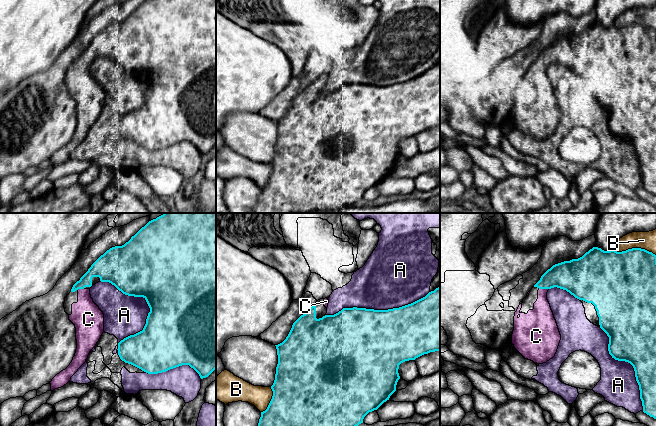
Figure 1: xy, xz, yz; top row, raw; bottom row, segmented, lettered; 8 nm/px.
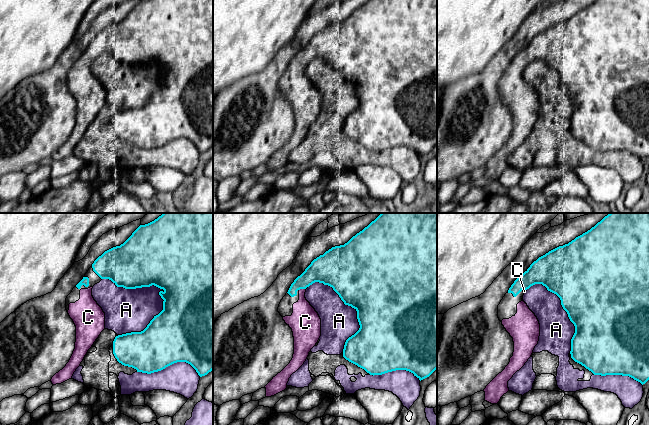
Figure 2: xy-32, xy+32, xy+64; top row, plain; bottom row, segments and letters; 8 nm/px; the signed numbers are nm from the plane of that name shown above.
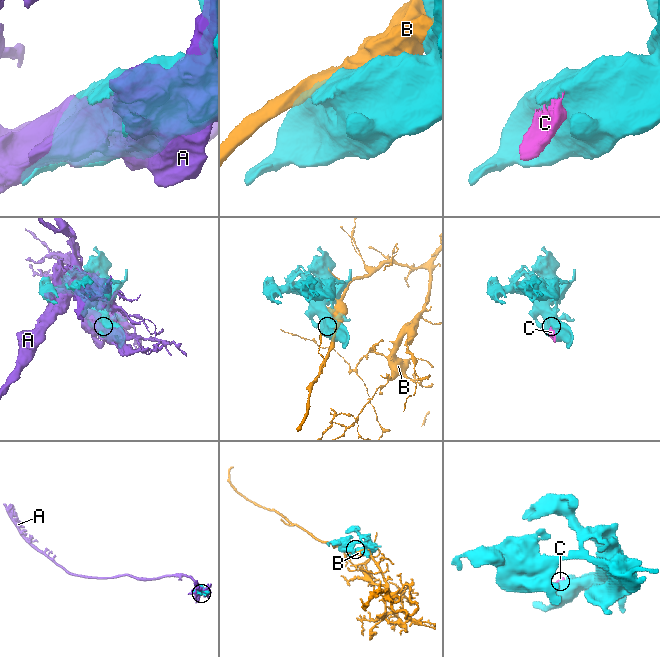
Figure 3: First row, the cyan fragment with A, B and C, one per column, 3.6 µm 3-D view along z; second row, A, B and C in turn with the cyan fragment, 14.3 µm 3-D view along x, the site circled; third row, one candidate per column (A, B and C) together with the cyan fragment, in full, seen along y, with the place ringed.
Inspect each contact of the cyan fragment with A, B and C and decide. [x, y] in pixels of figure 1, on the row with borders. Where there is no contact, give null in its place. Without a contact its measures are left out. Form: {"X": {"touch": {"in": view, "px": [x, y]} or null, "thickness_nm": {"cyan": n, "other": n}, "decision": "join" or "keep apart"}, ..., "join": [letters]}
{"A": {"touch": {"in": "xz", "px": [376, 310]}, "thickness_nm": {"cyan": 500, "other": 440}, "decision": "keep apart"}, "B": {"touch": {"in": "yz", "px": [634, 248]}, "thickness_nm": {"cyan": 440, "other": 140}, "decision": "keep apart"}, "C": {"touch": {"in": "yz", "px": [544, 288]}, "thickness_nm": {"cyan": 260, "other": 200}, "decision": "join"}, "join": ["C"]}

